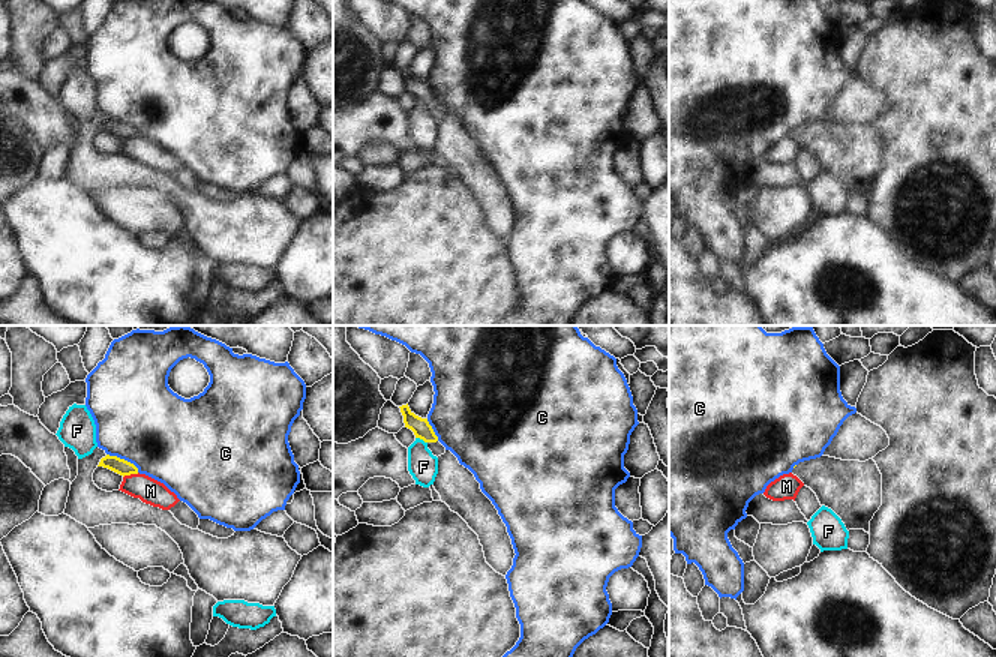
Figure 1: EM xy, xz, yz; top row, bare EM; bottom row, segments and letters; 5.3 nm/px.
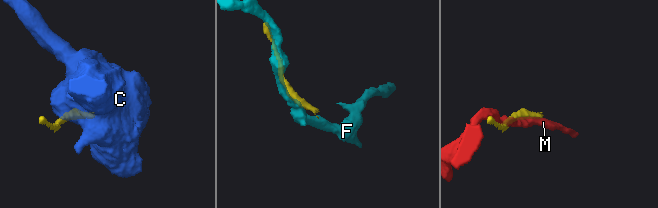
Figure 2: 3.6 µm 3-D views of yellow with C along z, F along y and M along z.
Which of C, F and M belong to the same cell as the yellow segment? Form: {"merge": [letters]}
{"merge": []}

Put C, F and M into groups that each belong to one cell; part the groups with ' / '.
C / F / M

